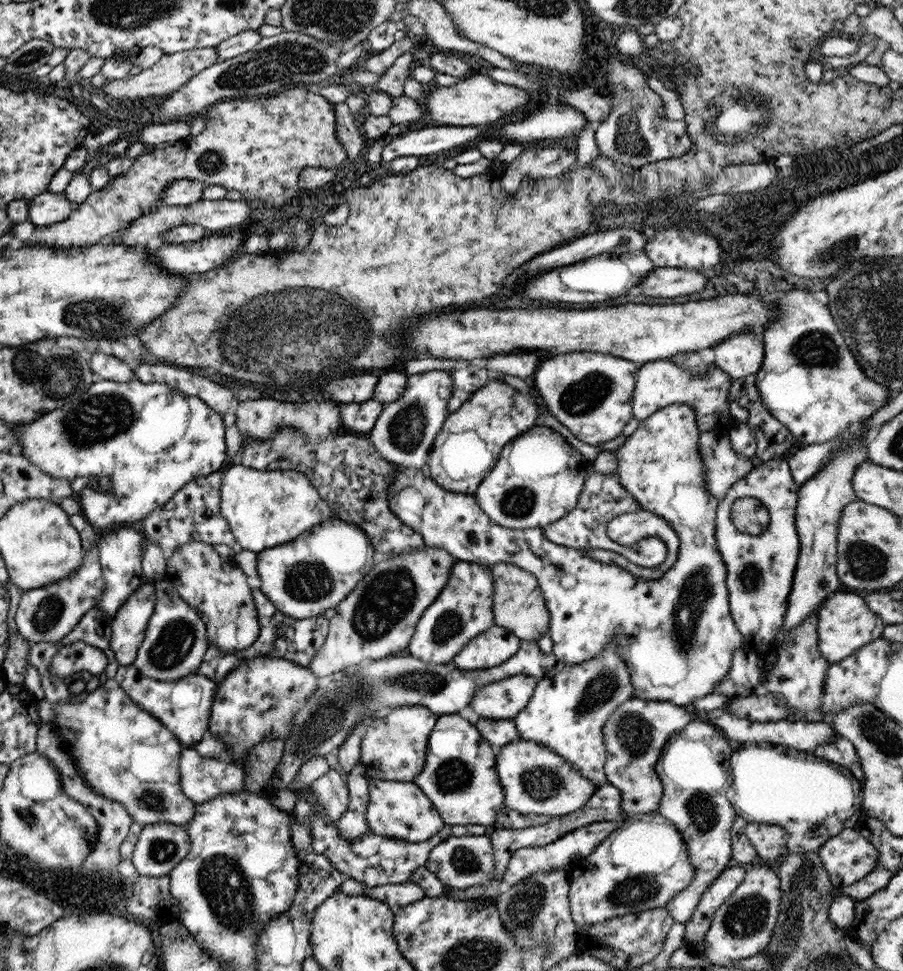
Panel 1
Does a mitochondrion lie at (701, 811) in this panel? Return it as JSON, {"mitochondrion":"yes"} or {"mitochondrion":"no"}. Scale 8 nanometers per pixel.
{"mitochondrion":"yes"}

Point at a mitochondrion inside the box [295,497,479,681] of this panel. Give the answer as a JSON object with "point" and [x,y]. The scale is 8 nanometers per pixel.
{"point":[390,594]}

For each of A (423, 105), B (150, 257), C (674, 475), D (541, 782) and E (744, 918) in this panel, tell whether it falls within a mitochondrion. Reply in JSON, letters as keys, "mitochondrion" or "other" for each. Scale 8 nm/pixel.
{"A":"other","B":"other","C":"other","D":"mitochondrion","E":"mitochondrion"}

